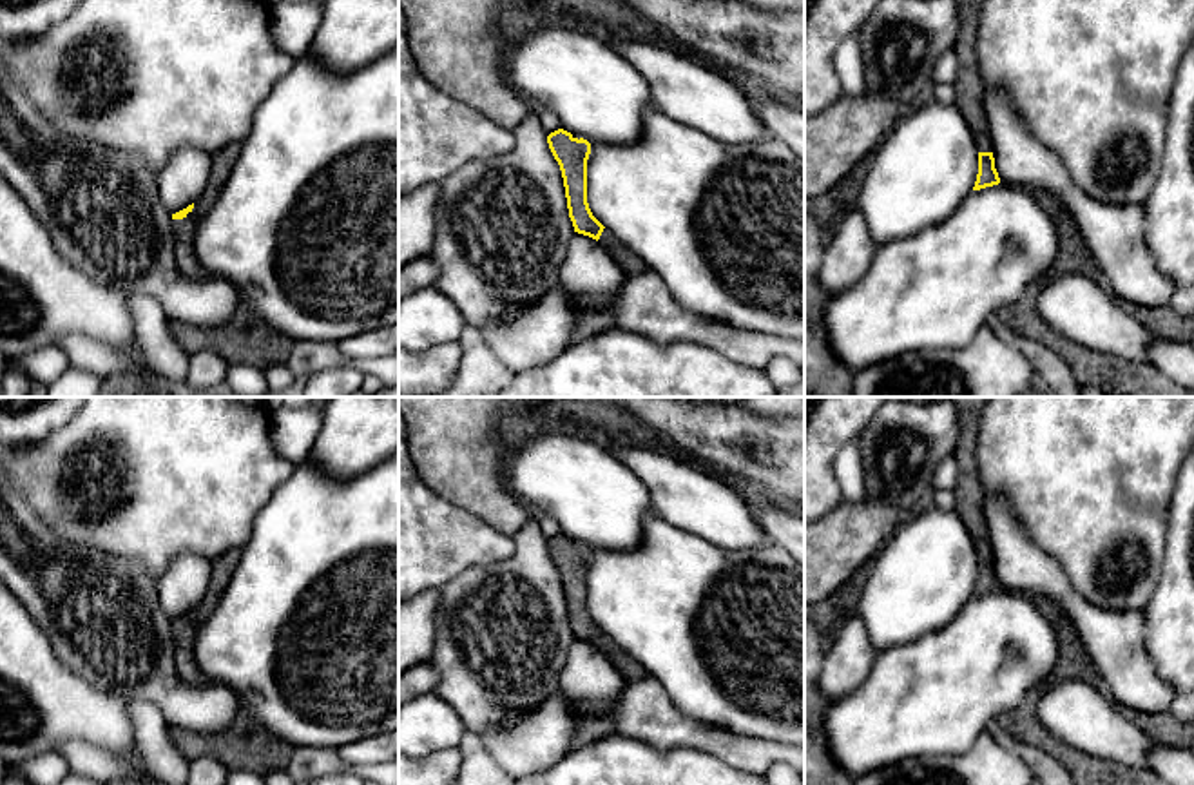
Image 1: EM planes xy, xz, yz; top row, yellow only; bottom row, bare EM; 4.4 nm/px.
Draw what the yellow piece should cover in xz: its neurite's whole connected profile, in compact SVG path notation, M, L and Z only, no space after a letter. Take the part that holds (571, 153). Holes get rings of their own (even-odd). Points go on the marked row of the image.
M563 129L551 132L547 143L562 170L569 218L574 232L596 239L627 276L645 272L645 261L607 230L589 208L587 160L591 143L583 138L574 138Z

